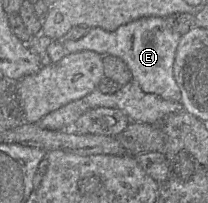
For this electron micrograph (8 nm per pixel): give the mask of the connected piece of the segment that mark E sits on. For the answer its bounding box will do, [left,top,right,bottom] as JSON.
[63,17,181,102]

